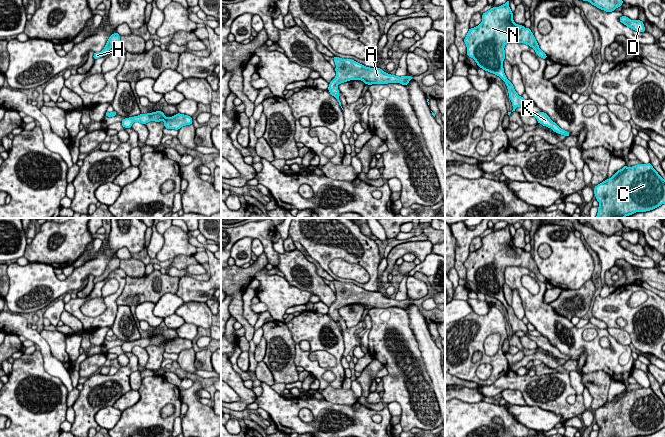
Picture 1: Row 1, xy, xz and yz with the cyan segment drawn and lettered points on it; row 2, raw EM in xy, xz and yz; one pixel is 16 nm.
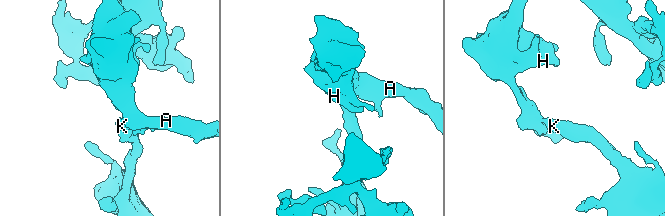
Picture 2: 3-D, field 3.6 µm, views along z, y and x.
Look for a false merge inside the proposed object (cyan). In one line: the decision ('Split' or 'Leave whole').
Leave whole

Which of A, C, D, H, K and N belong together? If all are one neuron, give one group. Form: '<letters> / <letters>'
A C D H K N

